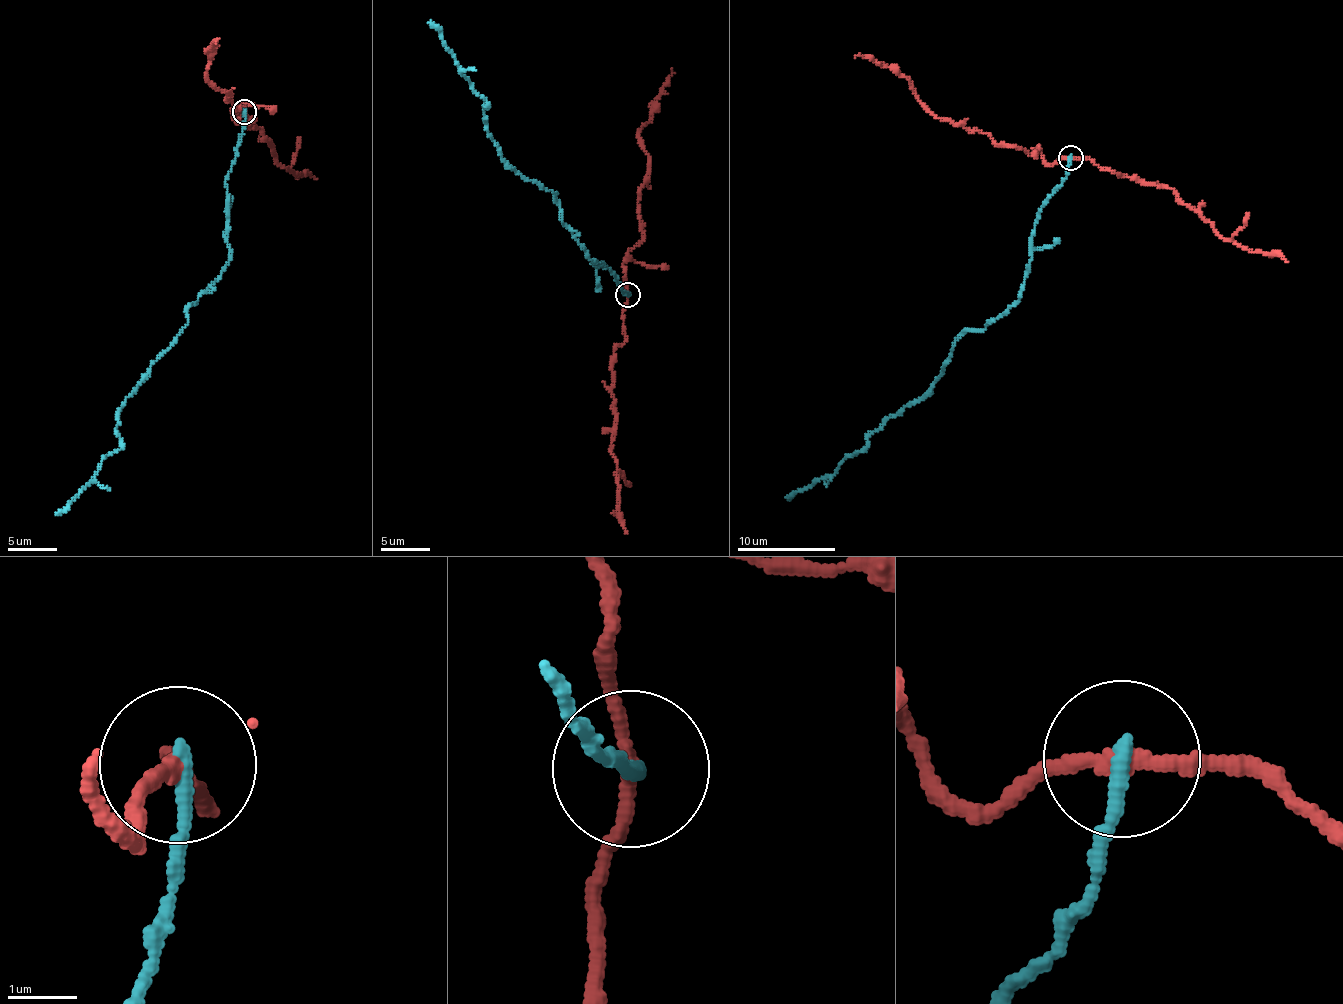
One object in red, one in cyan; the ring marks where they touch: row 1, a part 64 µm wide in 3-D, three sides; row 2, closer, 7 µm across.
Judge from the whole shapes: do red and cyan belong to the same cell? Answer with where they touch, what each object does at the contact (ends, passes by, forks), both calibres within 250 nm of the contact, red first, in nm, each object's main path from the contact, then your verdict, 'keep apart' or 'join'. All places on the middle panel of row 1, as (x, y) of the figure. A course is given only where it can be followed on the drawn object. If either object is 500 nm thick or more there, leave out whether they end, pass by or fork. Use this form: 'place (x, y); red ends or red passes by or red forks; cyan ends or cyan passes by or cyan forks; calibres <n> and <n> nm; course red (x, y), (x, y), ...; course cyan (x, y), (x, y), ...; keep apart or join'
place (628, 295); red passes by; cyan ends; calibres 200 and 220 nm; course red (627, 295), (623, 263), (642, 238), (637, 207), (646, 182), (648, 154), (639, 134), (671, 68); course cyan (627, 295), (563, 224), (556, 194), (502, 157), (487, 102), (431, 20); keep apart

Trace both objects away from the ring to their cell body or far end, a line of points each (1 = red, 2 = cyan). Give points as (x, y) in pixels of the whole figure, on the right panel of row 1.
1: (1071, 157), (1047, 163), (1041, 155), (999, 146), (986, 133), (934, 117), (910, 81), (889, 67), (855, 58)
2: (1071, 157), (1041, 209), (1019, 299), (965, 333), (921, 397), (833, 475), (785, 497)

